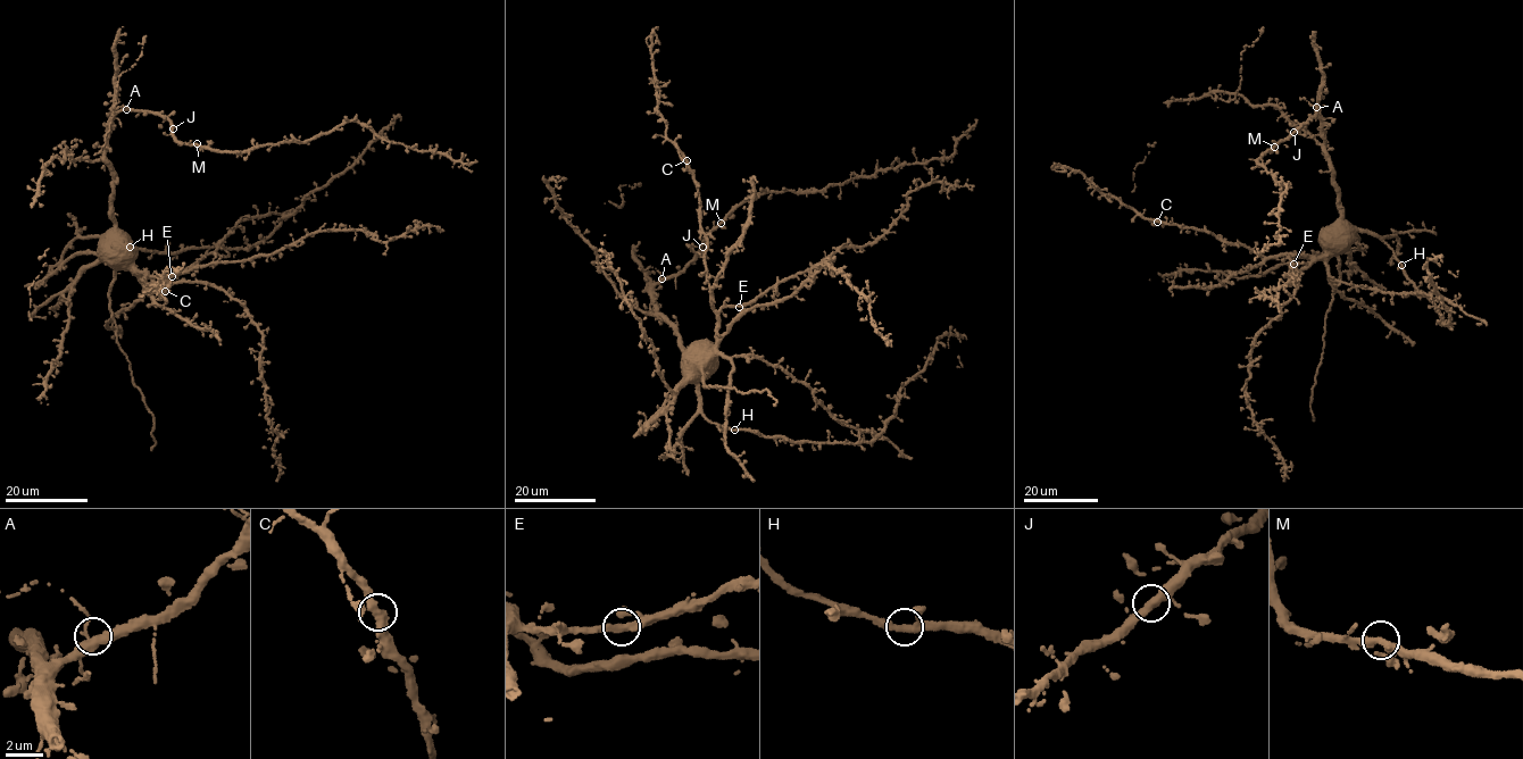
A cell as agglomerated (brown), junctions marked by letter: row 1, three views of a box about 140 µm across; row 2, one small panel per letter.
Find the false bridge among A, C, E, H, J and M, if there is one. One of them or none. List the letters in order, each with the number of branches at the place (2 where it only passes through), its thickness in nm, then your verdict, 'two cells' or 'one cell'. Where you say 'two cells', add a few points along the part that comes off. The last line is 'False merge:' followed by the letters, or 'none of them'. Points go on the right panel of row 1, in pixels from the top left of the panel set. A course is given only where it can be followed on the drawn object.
A: branches 3; calibre 360 nm; one cell
C: branches 3; calibre 360 nm; one cell
E: branches 3; calibre 280 nm; one cell
H: branches 3; calibre 300 nm; one cell
J: branches 3; calibre 300 nm; one cell
M: branches 3; calibre 320 nm; one cell
False merge: none of them

